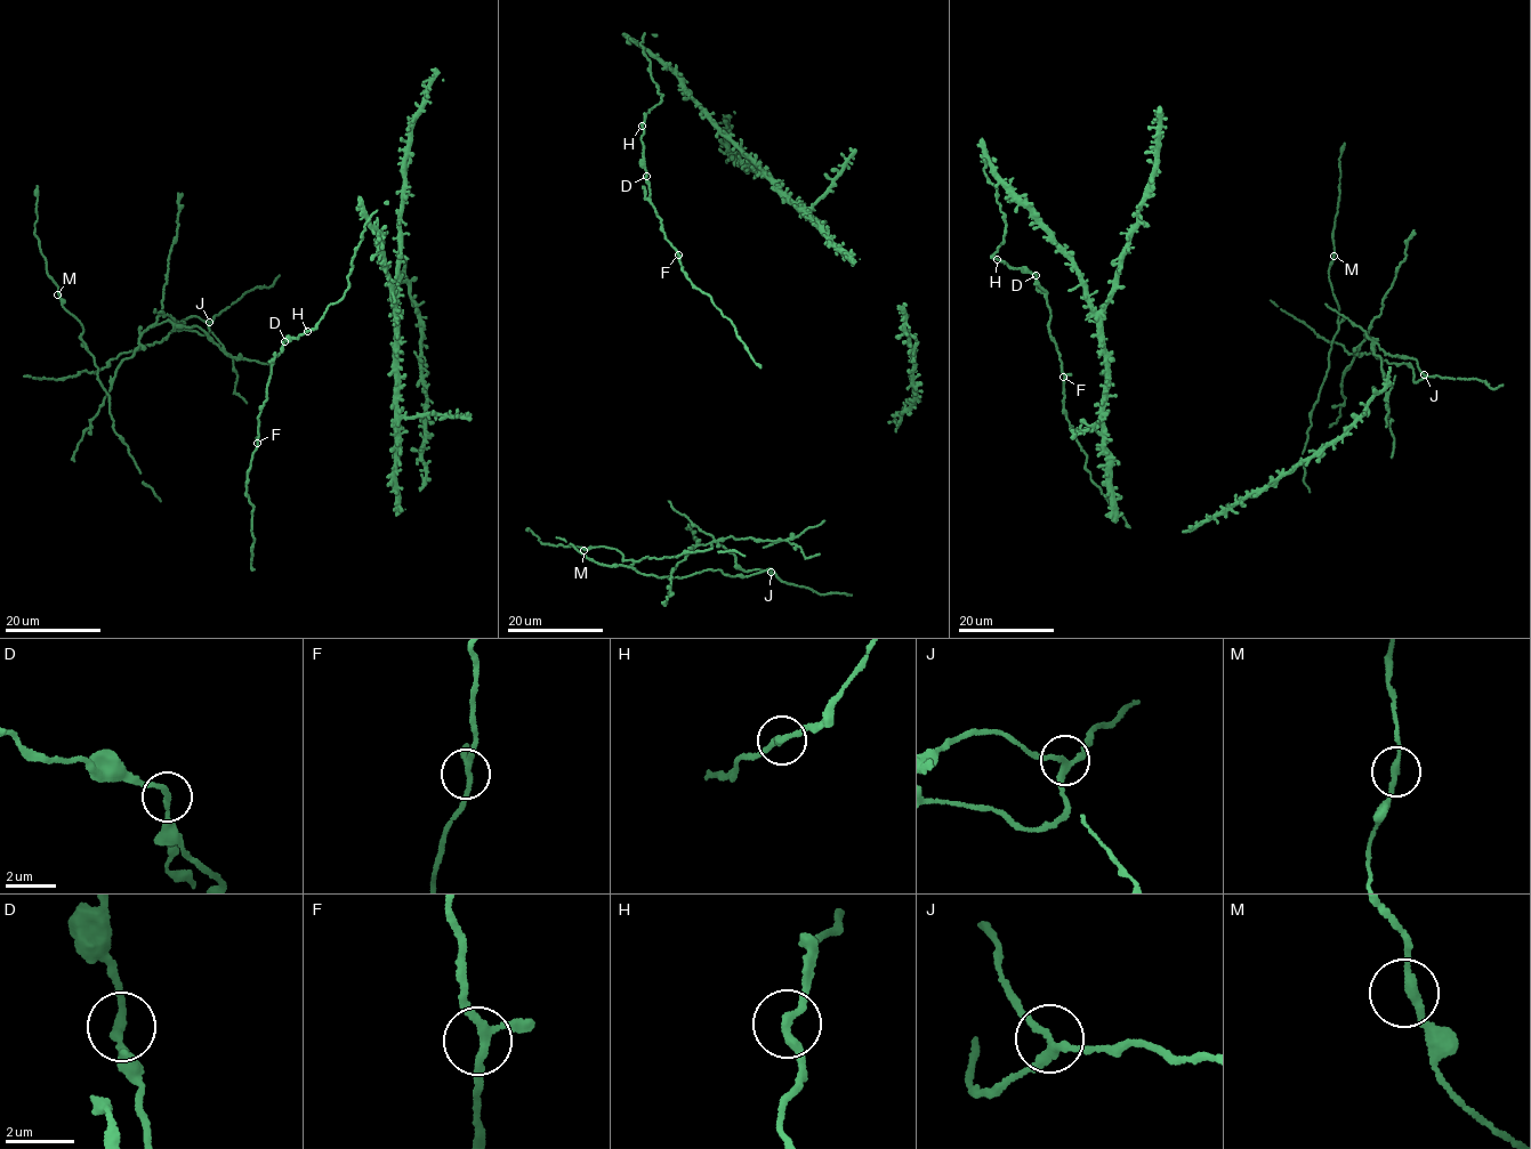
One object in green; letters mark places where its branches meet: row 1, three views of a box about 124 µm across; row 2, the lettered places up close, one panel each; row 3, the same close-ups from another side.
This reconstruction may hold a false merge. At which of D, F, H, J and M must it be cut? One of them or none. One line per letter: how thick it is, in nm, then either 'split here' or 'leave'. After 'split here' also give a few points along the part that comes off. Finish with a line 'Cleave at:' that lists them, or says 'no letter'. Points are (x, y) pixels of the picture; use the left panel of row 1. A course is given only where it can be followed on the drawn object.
D: 240 nm | leave
F: 200 nm | leave
H: 240 nm | leave
J: 200 nm | split here | (209, 322), (187, 317), (184, 324), (163, 322), (144, 331), (139, 347), (117, 369), (73, 461)
M: 220 nm | leave
Cleave at: J

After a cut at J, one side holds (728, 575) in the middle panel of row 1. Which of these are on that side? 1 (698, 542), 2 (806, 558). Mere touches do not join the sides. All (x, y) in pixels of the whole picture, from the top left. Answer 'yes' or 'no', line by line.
1: no
2: no

